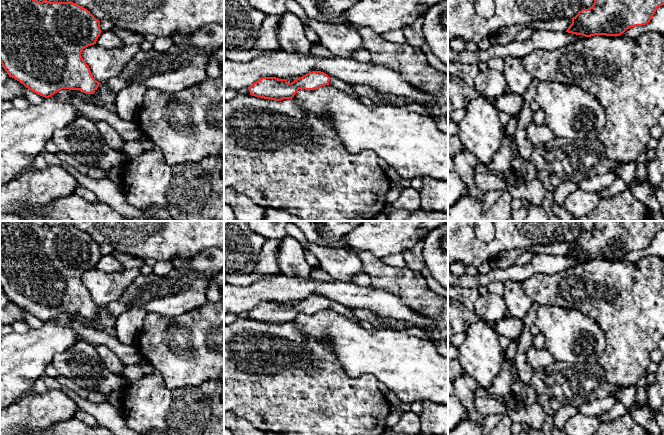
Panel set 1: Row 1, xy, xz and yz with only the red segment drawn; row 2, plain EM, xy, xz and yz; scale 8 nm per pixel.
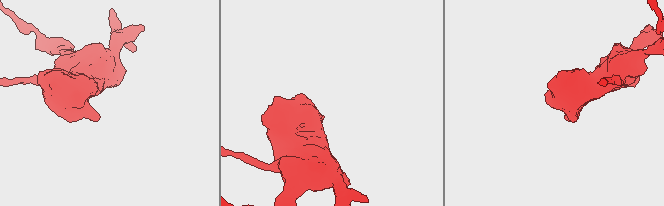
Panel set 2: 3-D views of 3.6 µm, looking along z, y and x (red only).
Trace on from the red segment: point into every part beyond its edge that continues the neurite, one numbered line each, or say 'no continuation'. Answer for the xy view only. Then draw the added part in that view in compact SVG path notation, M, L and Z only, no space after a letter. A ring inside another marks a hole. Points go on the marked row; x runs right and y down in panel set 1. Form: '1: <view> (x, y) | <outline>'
no continuation

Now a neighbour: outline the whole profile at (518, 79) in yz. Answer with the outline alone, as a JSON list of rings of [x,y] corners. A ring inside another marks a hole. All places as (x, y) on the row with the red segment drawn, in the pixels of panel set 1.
[[[510,56],[504,58],[503,61],[503,75],[507,90],[516,95],[524,95],[534,78],[525,69],[522,58]]]

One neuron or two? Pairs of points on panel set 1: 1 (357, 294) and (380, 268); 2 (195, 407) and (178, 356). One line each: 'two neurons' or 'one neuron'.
1: two neurons
2: two neurons

